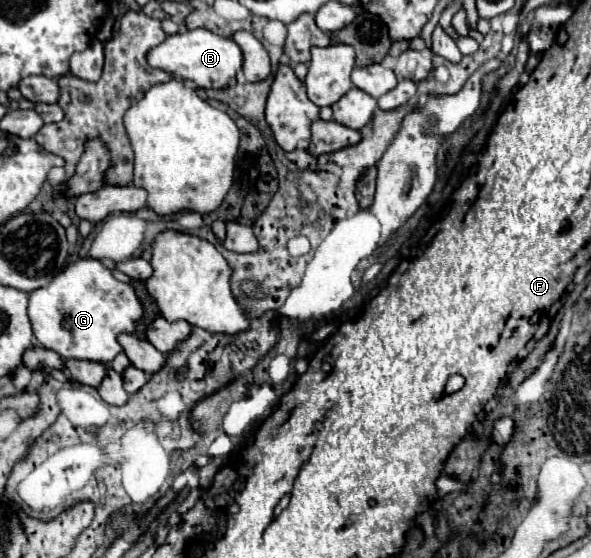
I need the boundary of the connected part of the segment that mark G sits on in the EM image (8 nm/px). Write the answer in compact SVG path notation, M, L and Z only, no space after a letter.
M78 258L68 264L48 286L30 292L28 316L40 346L54 350L62 358L92 360L110 364L122 352L118 334L134 334L144 308L130 284L118 282L100 260Z

